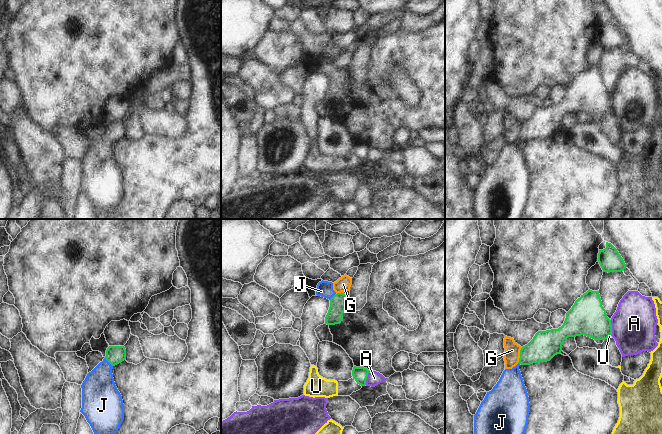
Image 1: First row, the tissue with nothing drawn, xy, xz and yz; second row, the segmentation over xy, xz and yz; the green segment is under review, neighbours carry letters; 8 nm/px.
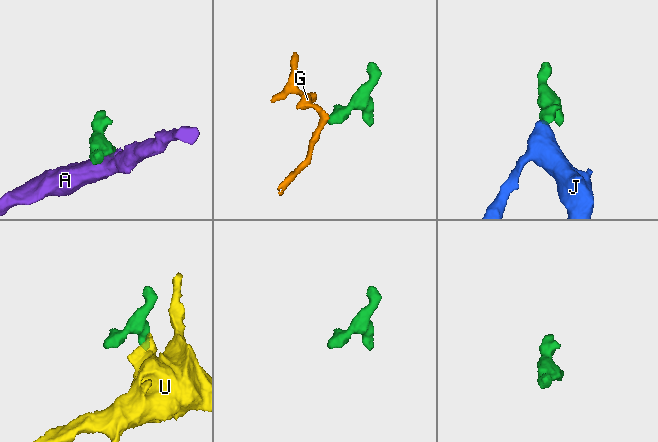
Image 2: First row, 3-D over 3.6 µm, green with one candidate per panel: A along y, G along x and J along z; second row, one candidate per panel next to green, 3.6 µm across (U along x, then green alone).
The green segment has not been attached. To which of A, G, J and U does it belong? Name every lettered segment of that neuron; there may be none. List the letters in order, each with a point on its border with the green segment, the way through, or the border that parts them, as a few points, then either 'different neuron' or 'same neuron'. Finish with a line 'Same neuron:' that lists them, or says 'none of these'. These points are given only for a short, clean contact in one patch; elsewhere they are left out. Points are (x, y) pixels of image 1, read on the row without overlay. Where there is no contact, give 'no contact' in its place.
A: yz (611, 104) | along yz (610, 96), (612, 111) | different neuron
G: yz (520, 131) | along yz (522, 123), (517, 138) | different neuron
J: xy (108, 137) | across xy (114, 130), (108, 137), (101, 151), (99, 166) | same neuron
U: yz (609, 111) | along yz (611, 111), (607, 113) | different neuron
Same neuron: J

